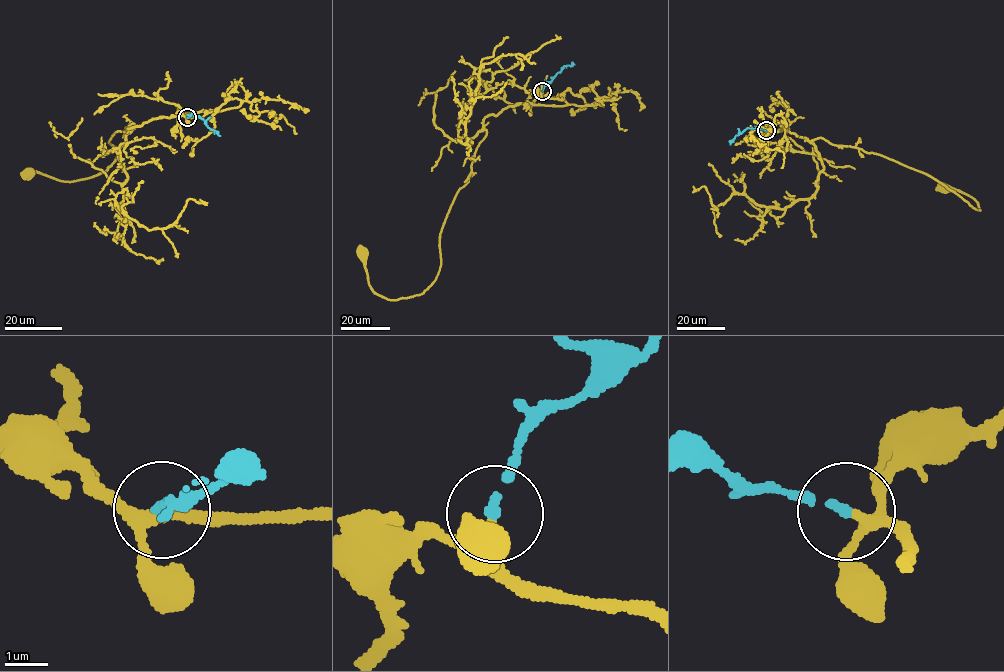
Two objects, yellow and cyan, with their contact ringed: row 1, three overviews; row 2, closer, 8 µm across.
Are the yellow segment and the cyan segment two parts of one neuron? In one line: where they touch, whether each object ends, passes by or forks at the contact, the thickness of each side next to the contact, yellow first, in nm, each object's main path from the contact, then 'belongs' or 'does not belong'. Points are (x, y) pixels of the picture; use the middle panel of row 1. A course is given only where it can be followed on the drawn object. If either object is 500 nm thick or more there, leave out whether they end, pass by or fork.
(542, 91) | yellow forks | cyan ends | 200/190 nm | yellow via (542, 92), (567, 104), (516, 103), (484, 118), (422, 293), (377, 295), (361, 252) | cyan via (542, 91), (564, 65), (574, 64) | belongs

